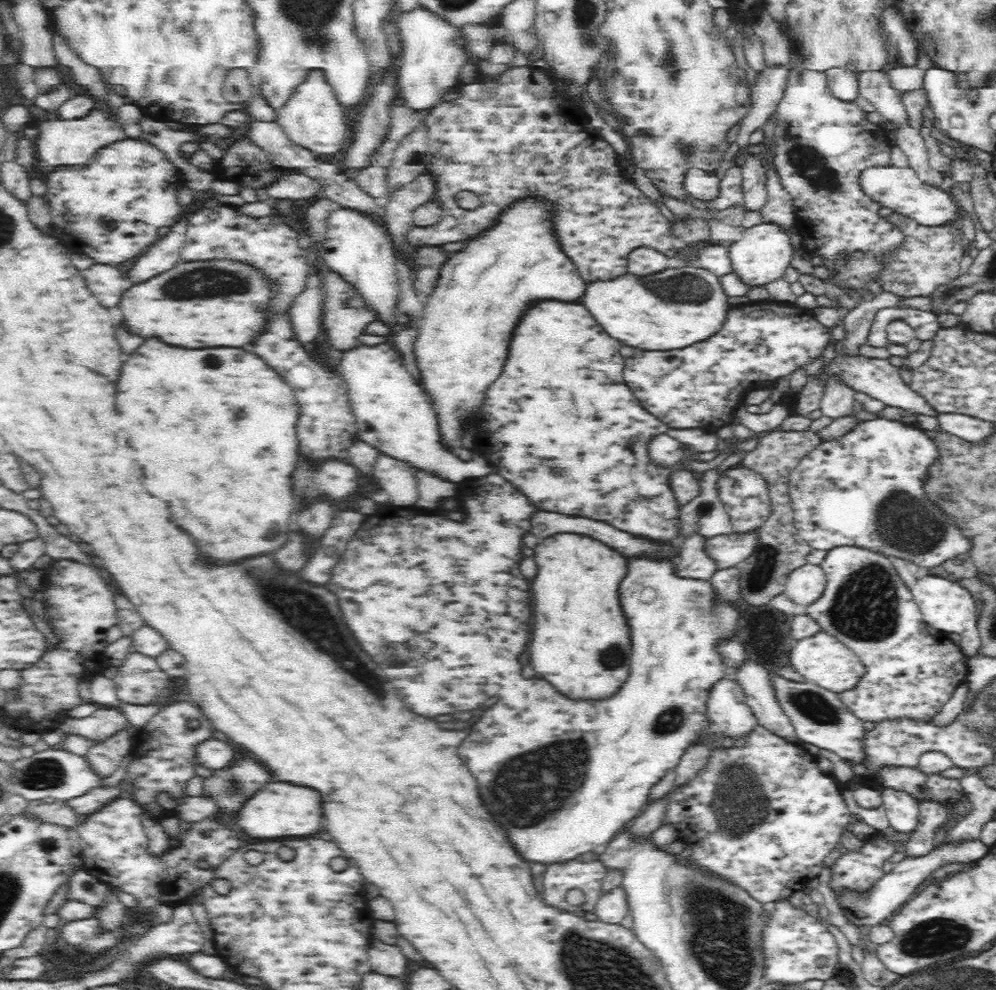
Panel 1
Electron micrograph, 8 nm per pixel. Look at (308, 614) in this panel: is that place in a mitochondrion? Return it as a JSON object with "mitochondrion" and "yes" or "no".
{"mitochondrion":"yes"}

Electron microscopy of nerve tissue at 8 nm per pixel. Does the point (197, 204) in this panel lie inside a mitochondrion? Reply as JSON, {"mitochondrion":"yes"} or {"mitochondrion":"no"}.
{"mitochondrion":"no"}

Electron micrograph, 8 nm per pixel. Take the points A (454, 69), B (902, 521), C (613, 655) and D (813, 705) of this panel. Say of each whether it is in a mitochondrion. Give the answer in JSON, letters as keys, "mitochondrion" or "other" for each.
{"A":"other","B":"mitochondrion","C":"mitochondrion","D":"mitochondrion"}

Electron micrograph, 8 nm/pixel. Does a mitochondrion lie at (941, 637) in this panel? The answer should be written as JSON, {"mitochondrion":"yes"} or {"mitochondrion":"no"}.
{"mitochondrion":"no"}

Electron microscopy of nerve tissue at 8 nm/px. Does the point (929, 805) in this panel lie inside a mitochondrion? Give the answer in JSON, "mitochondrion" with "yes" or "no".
{"mitochondrion":"no"}

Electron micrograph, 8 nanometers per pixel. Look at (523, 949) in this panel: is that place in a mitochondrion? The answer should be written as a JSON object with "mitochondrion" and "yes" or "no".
{"mitochondrion":"no"}

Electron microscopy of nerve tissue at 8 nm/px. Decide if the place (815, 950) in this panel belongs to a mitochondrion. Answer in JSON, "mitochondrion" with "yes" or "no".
{"mitochondrion":"no"}

